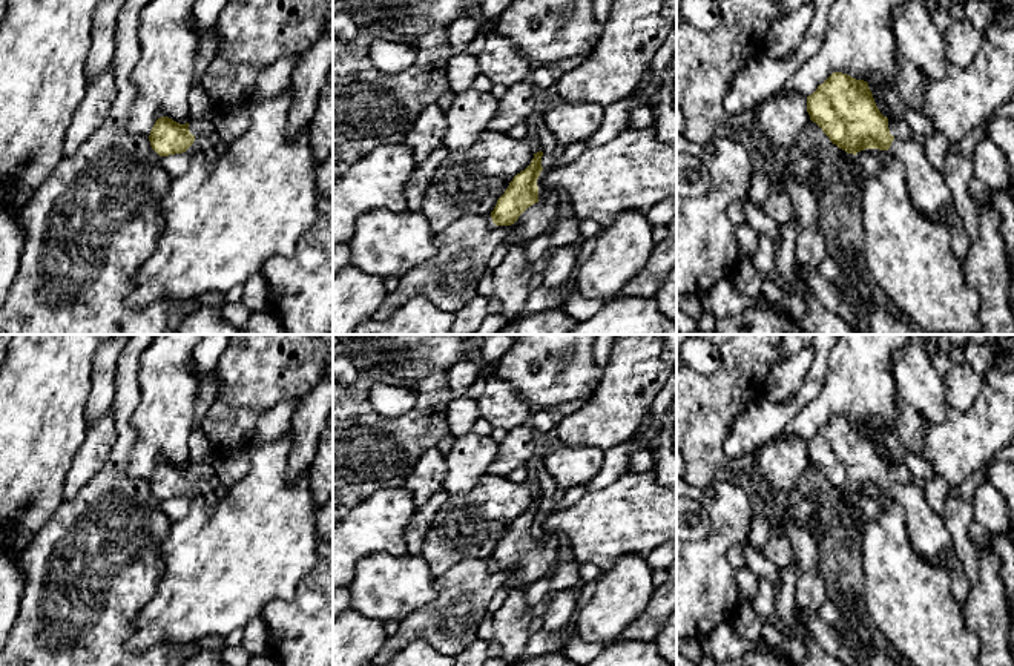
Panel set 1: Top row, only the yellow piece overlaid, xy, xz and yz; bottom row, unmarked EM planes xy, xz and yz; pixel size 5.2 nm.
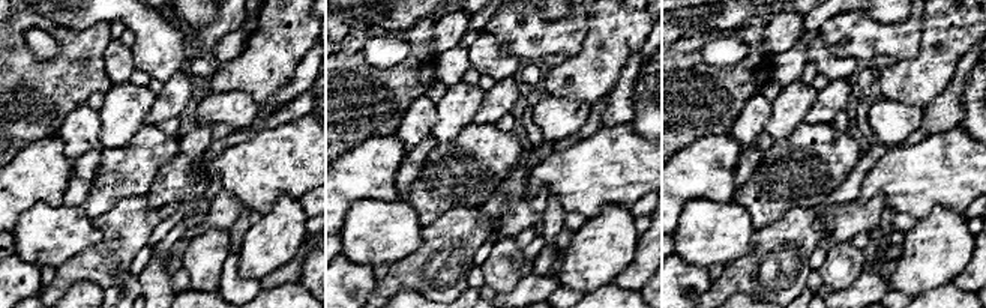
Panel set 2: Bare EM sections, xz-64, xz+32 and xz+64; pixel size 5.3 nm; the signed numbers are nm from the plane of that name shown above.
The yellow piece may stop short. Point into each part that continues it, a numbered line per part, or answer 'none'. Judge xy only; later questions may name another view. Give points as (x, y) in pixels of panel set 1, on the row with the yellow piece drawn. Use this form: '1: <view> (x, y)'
1: xy (203, 143)

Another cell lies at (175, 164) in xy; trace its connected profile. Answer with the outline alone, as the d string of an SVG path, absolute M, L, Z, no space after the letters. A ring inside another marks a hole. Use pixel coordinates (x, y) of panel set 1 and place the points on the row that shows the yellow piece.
M183 152L169 157L161 157L160 164L172 178L175 178L187 170L190 160L192 153Z

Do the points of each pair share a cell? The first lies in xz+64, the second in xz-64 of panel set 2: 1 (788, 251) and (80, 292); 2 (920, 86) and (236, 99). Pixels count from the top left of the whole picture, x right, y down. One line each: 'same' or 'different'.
1: different
2: different

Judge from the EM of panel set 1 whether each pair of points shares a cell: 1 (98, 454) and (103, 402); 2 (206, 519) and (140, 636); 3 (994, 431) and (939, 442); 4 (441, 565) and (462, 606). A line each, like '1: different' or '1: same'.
1: different
2: same
3: same
4: different

